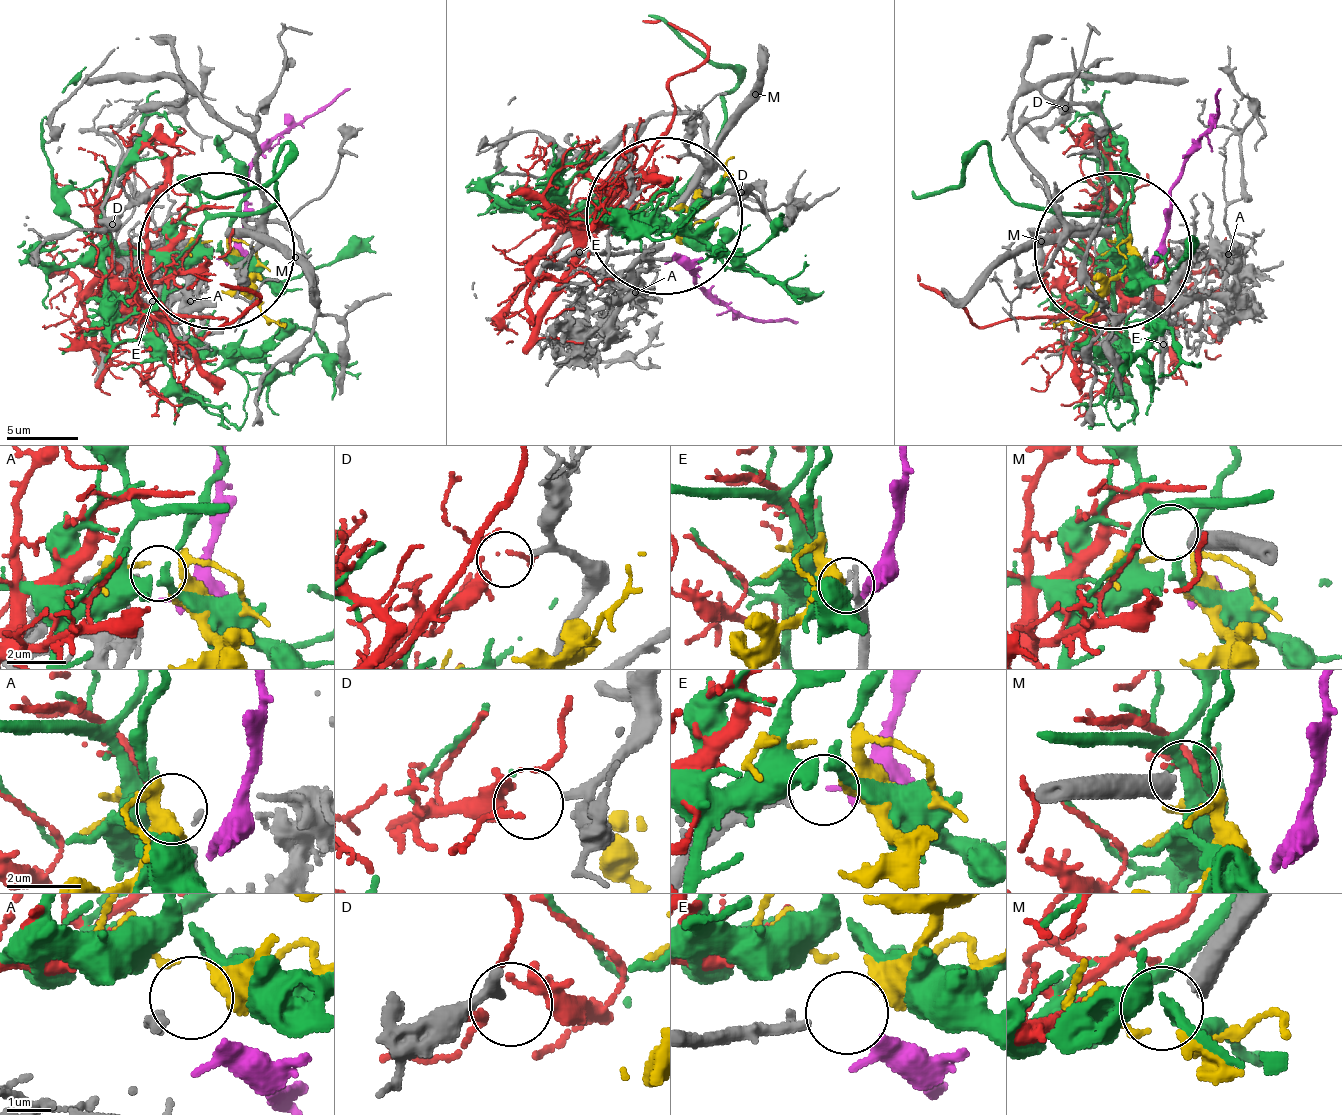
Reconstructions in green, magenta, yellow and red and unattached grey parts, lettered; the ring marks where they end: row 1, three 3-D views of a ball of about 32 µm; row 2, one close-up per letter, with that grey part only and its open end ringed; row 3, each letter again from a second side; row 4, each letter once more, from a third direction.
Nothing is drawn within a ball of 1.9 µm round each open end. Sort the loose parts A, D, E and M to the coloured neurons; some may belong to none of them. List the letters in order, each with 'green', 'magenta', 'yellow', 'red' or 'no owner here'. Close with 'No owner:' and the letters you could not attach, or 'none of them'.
A: yellow
D: no owner here
E: magenta
M: no owner here
No owner: D, M

